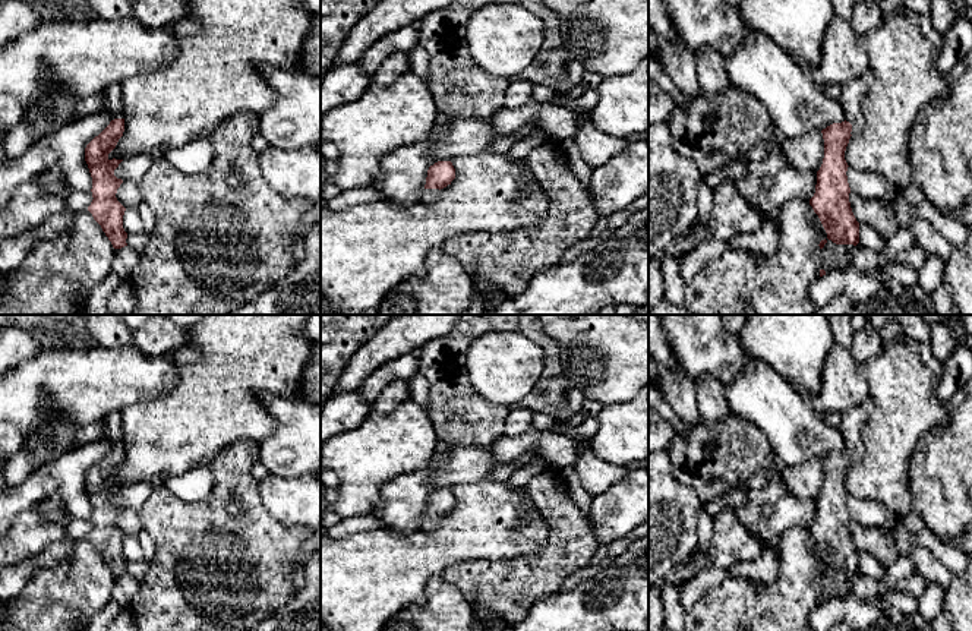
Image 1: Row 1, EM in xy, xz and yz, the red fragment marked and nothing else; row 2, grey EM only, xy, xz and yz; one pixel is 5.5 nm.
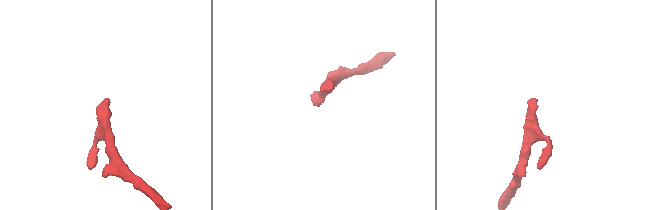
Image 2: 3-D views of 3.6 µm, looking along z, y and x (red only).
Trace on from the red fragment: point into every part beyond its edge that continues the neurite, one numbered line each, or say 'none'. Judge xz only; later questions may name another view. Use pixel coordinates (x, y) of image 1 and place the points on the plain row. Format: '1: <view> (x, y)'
1: xz (429, 523)

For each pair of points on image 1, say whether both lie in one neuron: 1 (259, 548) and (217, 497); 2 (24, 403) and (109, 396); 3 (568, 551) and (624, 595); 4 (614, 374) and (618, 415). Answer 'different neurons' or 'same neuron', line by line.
1: same neuron
2: same neuron
3: different neurons
4: different neurons

